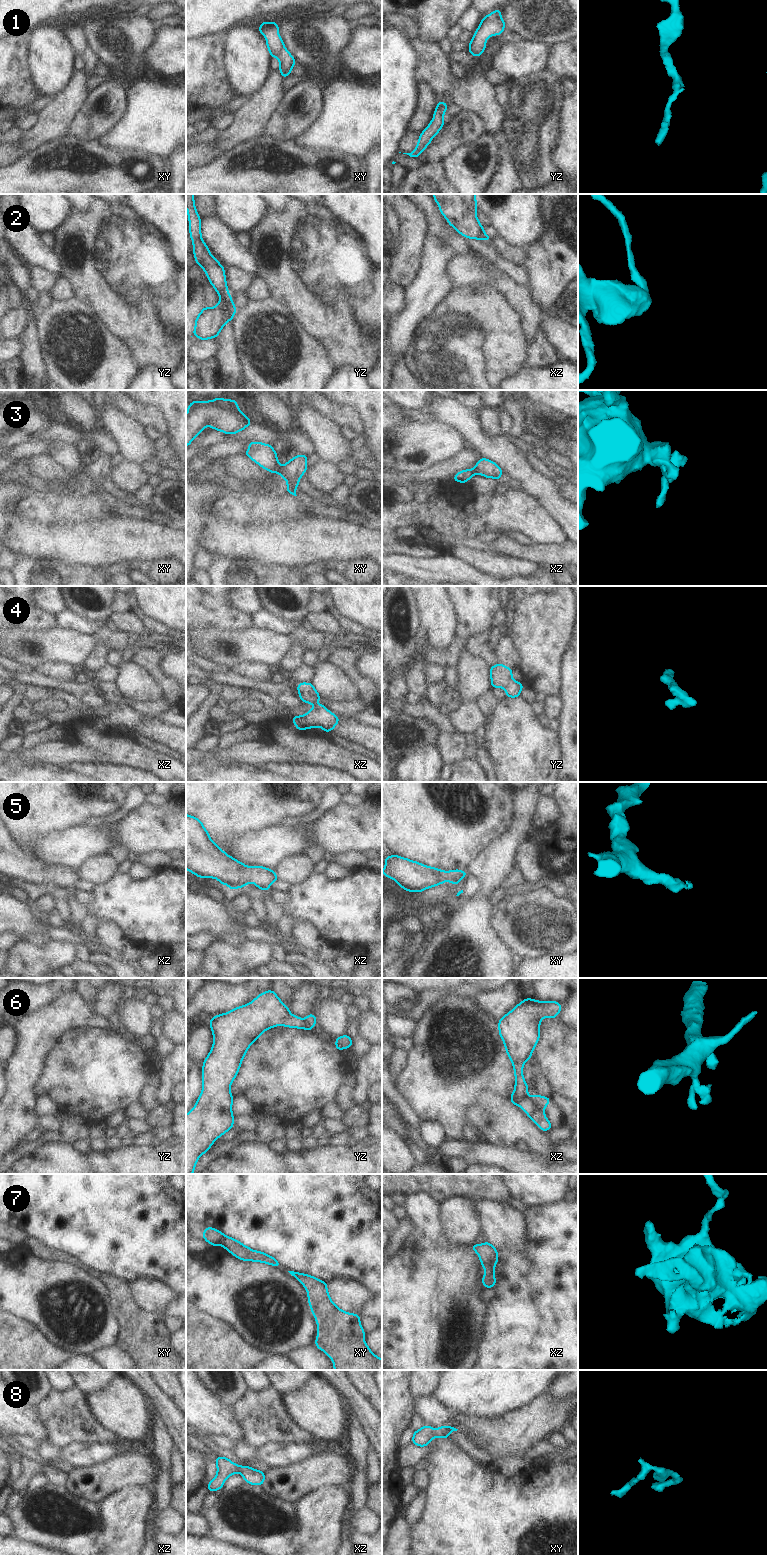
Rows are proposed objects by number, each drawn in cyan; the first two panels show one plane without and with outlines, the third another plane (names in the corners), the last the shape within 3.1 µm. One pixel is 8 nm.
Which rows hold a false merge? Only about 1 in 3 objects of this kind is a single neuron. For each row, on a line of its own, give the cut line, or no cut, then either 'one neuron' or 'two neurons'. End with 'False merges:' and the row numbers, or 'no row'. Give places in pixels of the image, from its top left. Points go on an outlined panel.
1: no cut; one neuron
2: cut in yz along (230, 296), (220, 300); two neurons
3: cut in xy along (281, 467), (278, 472); two neurons
4: no cut; one neuron
5: no cut; one neuron
6: cut in xz along (527, 1095), (520, 1098), (516, 1105); two neurons
7: no cut; one neuron
8: no cut; one neuron
False merges: 2, 3, 6

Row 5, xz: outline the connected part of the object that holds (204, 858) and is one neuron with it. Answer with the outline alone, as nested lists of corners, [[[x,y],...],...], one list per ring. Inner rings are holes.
[[[186,814],[186,869],[198,876],[198,878],[208,877],[216,878],[220,884],[227,884],[228,888],[242,888],[248,883],[253,882],[256,887],[268,892],[270,885],[274,881],[278,881],[275,872],[269,868],[262,866],[249,867],[237,861],[235,858],[227,855],[220,849],[209,837],[202,822],[194,817]]]

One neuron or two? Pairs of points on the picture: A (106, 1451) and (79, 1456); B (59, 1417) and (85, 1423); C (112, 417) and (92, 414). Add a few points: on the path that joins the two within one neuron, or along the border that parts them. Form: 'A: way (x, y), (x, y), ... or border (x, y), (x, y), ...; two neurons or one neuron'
A: way (99, 1453), (86, 1454); one neuron
B: way (65, 1417), (75, 1423), (79, 1423); one neuron
C: border (99, 410), (101, 422); two neurons

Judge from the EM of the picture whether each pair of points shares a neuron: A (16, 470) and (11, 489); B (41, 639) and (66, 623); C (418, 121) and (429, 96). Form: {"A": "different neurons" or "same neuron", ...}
{"A": "same neuron", "B": "different neurons", "C": "same neuron"}

